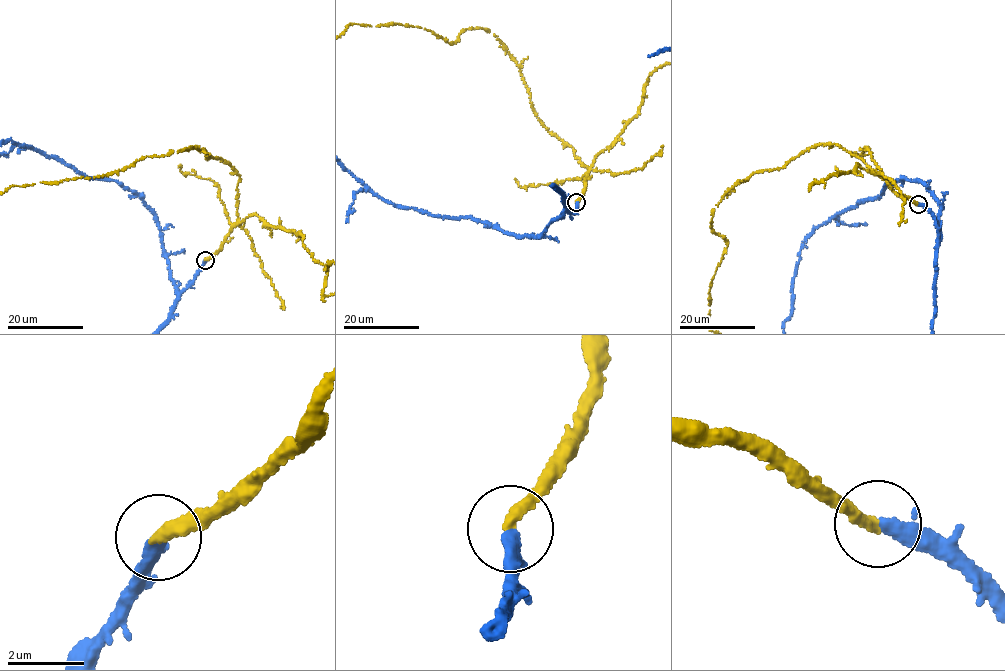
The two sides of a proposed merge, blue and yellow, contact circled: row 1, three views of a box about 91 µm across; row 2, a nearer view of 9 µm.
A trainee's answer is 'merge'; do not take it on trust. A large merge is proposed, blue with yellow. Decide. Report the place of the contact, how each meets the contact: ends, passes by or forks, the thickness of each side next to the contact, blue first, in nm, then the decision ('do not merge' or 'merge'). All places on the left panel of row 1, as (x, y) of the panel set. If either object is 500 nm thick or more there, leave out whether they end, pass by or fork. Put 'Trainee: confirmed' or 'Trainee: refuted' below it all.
at (205, 260); blue ends there; yellow ends there; 360 nm thick on the blue side, 320 nm on the other; merge
Trainee: confirmed

